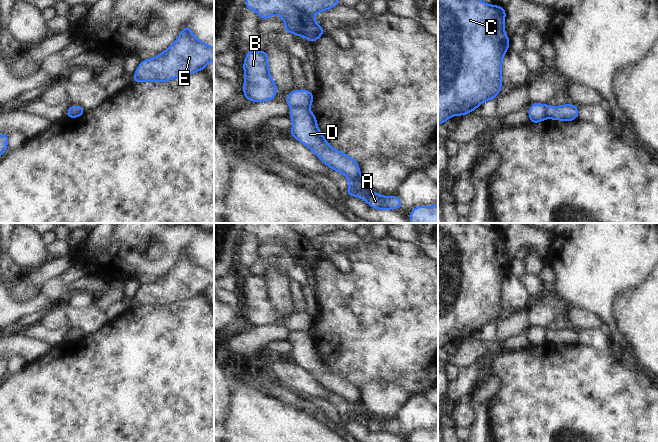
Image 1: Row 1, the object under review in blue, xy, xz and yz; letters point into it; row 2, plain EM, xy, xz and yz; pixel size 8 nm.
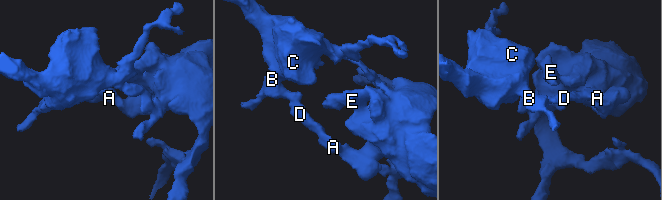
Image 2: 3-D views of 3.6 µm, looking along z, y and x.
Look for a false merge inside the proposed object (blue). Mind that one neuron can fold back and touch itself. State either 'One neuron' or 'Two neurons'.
Two neurons

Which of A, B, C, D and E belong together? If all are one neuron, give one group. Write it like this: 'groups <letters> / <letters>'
groups A D E / B C

